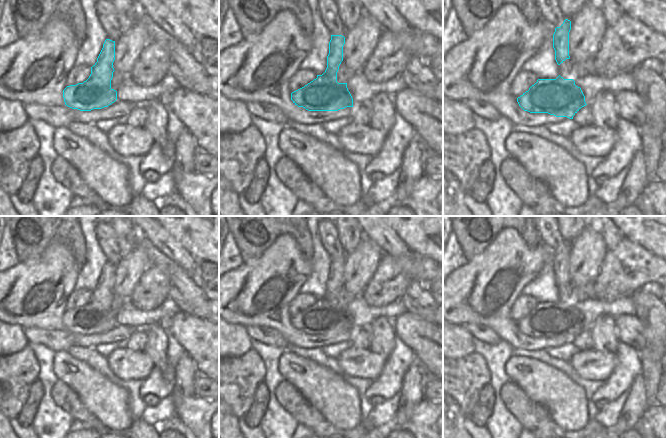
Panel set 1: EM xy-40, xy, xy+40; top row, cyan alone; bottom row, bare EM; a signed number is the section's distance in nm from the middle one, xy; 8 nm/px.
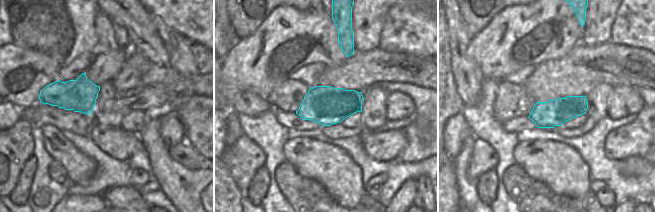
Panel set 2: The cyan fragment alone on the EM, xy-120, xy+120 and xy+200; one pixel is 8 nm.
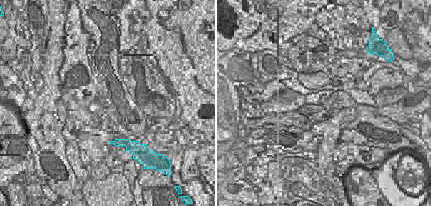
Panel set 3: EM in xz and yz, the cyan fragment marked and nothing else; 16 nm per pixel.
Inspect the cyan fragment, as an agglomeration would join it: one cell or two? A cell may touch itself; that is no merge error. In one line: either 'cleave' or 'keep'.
cleave

